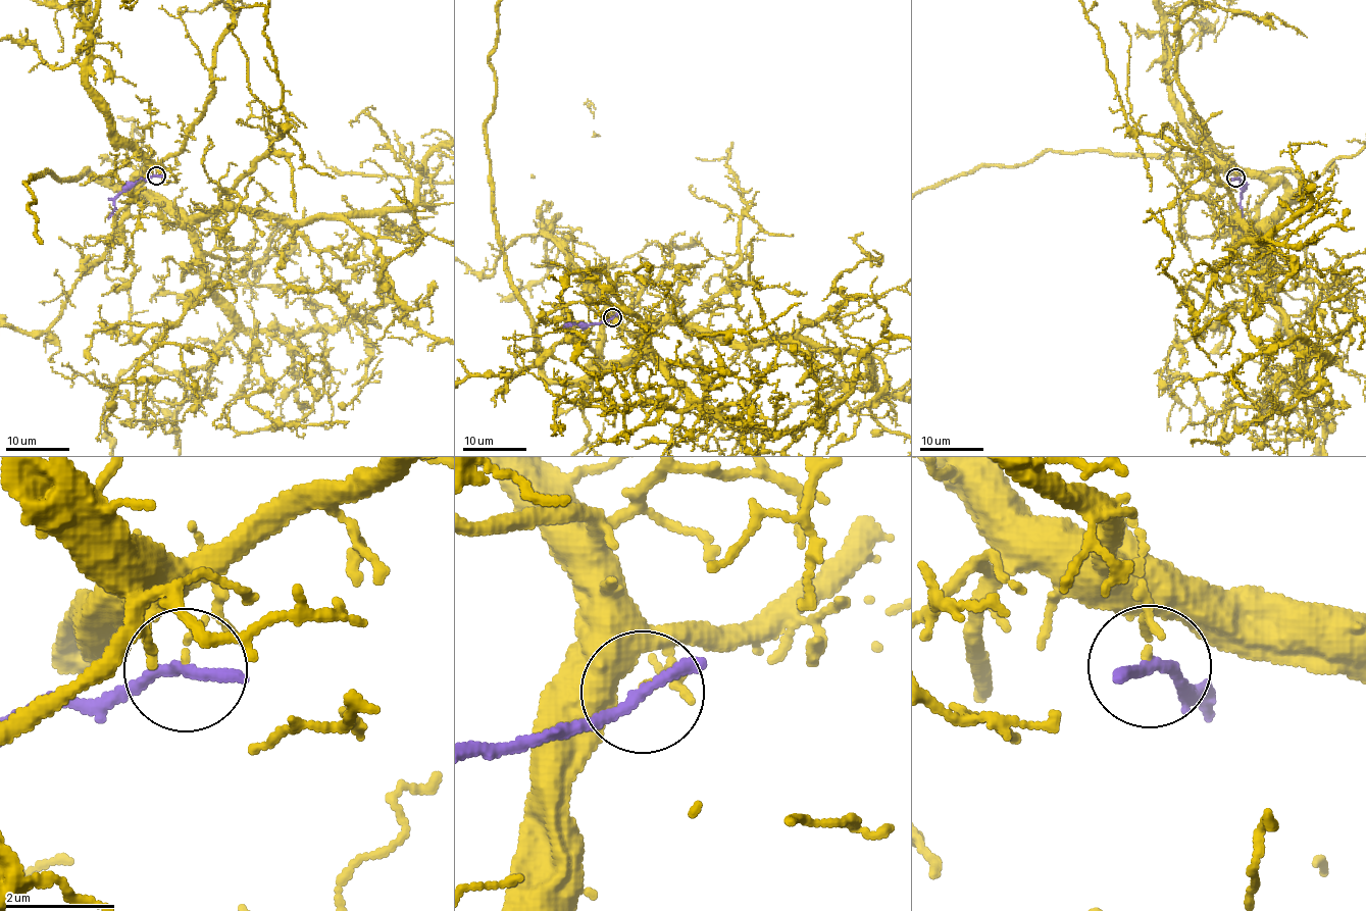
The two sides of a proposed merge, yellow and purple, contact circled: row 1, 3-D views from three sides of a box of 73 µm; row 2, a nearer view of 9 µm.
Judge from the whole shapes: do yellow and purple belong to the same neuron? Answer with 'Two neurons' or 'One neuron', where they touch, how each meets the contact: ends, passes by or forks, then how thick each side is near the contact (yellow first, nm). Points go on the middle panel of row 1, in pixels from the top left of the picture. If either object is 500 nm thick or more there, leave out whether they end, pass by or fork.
Two neurons. Place: (612, 317). At the ring yellow ends. At the ring purple ends. Thickness 100 nm (yellow) against 280 nm

